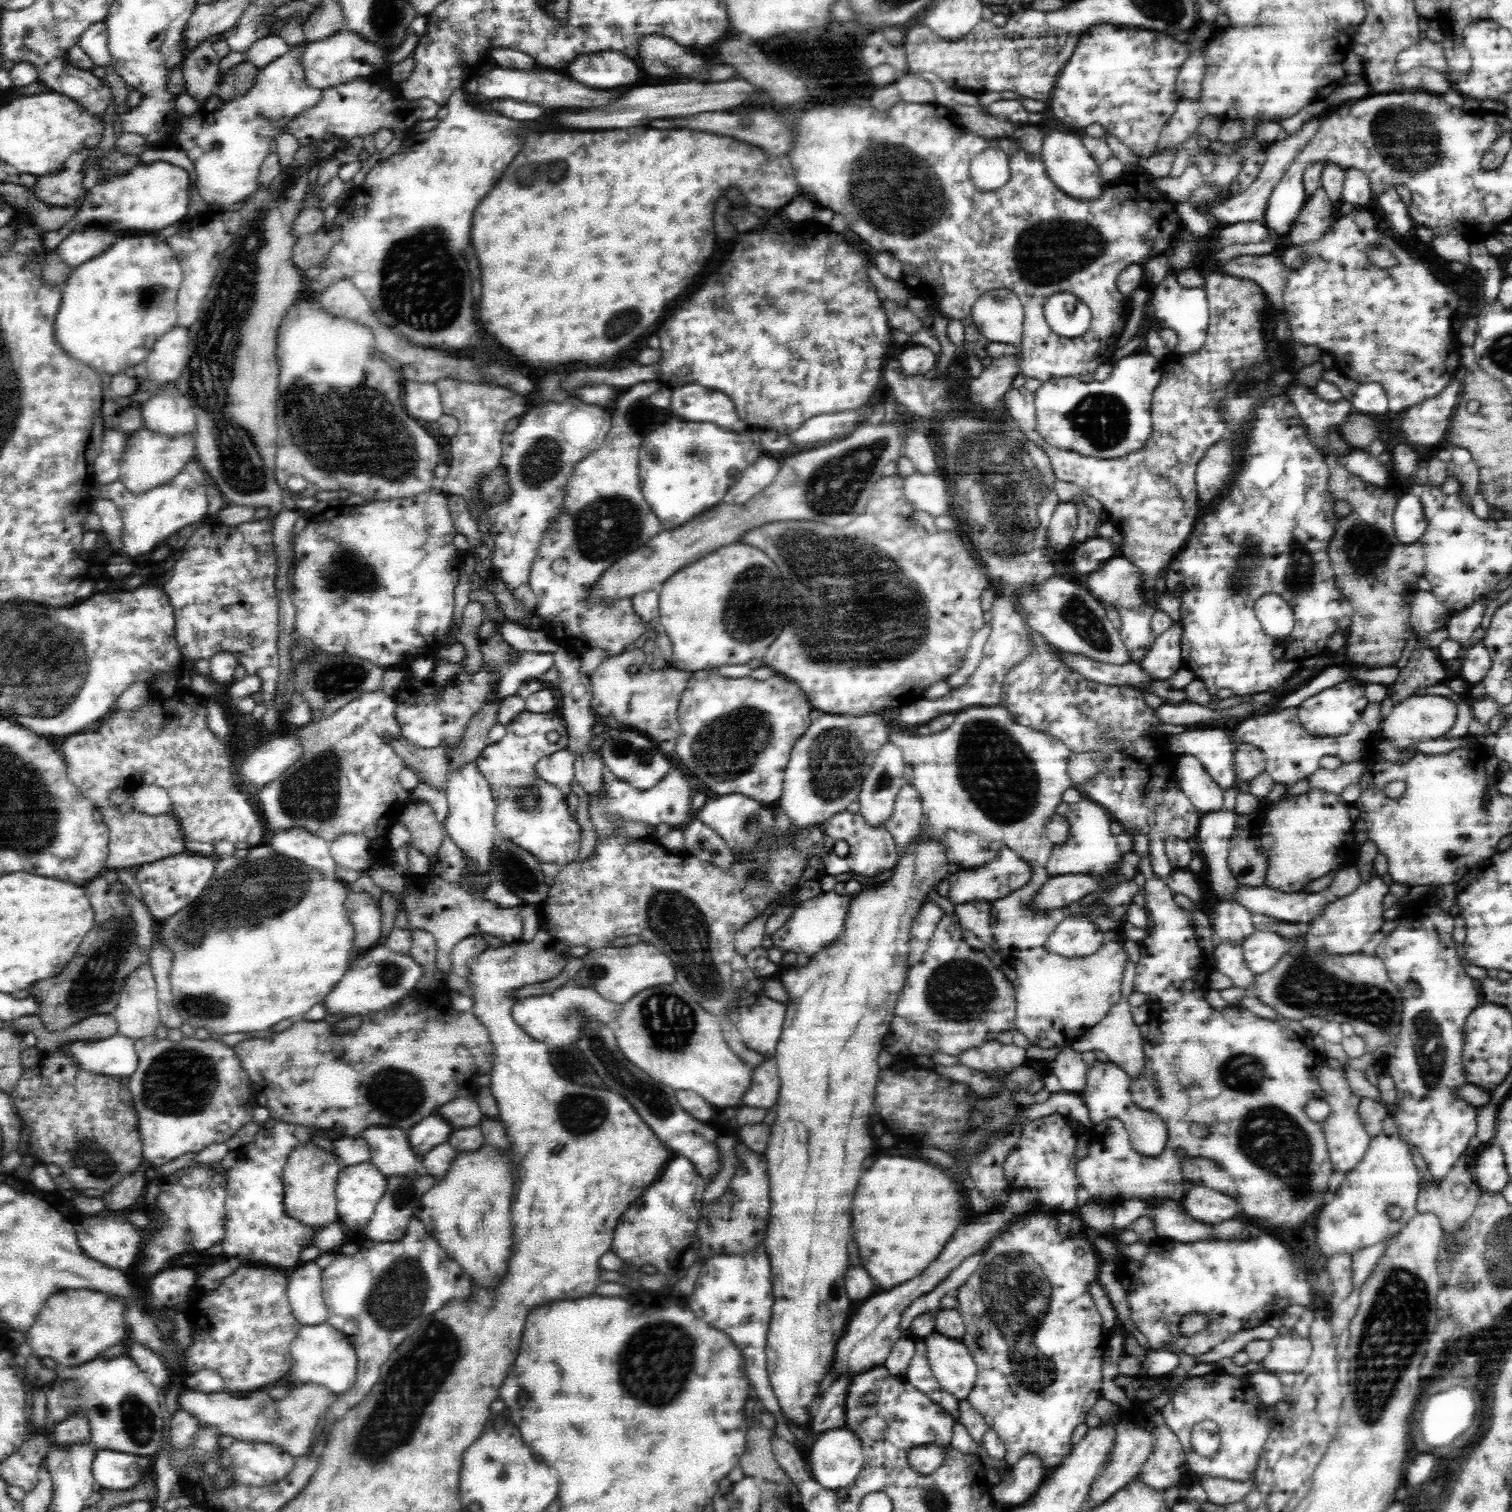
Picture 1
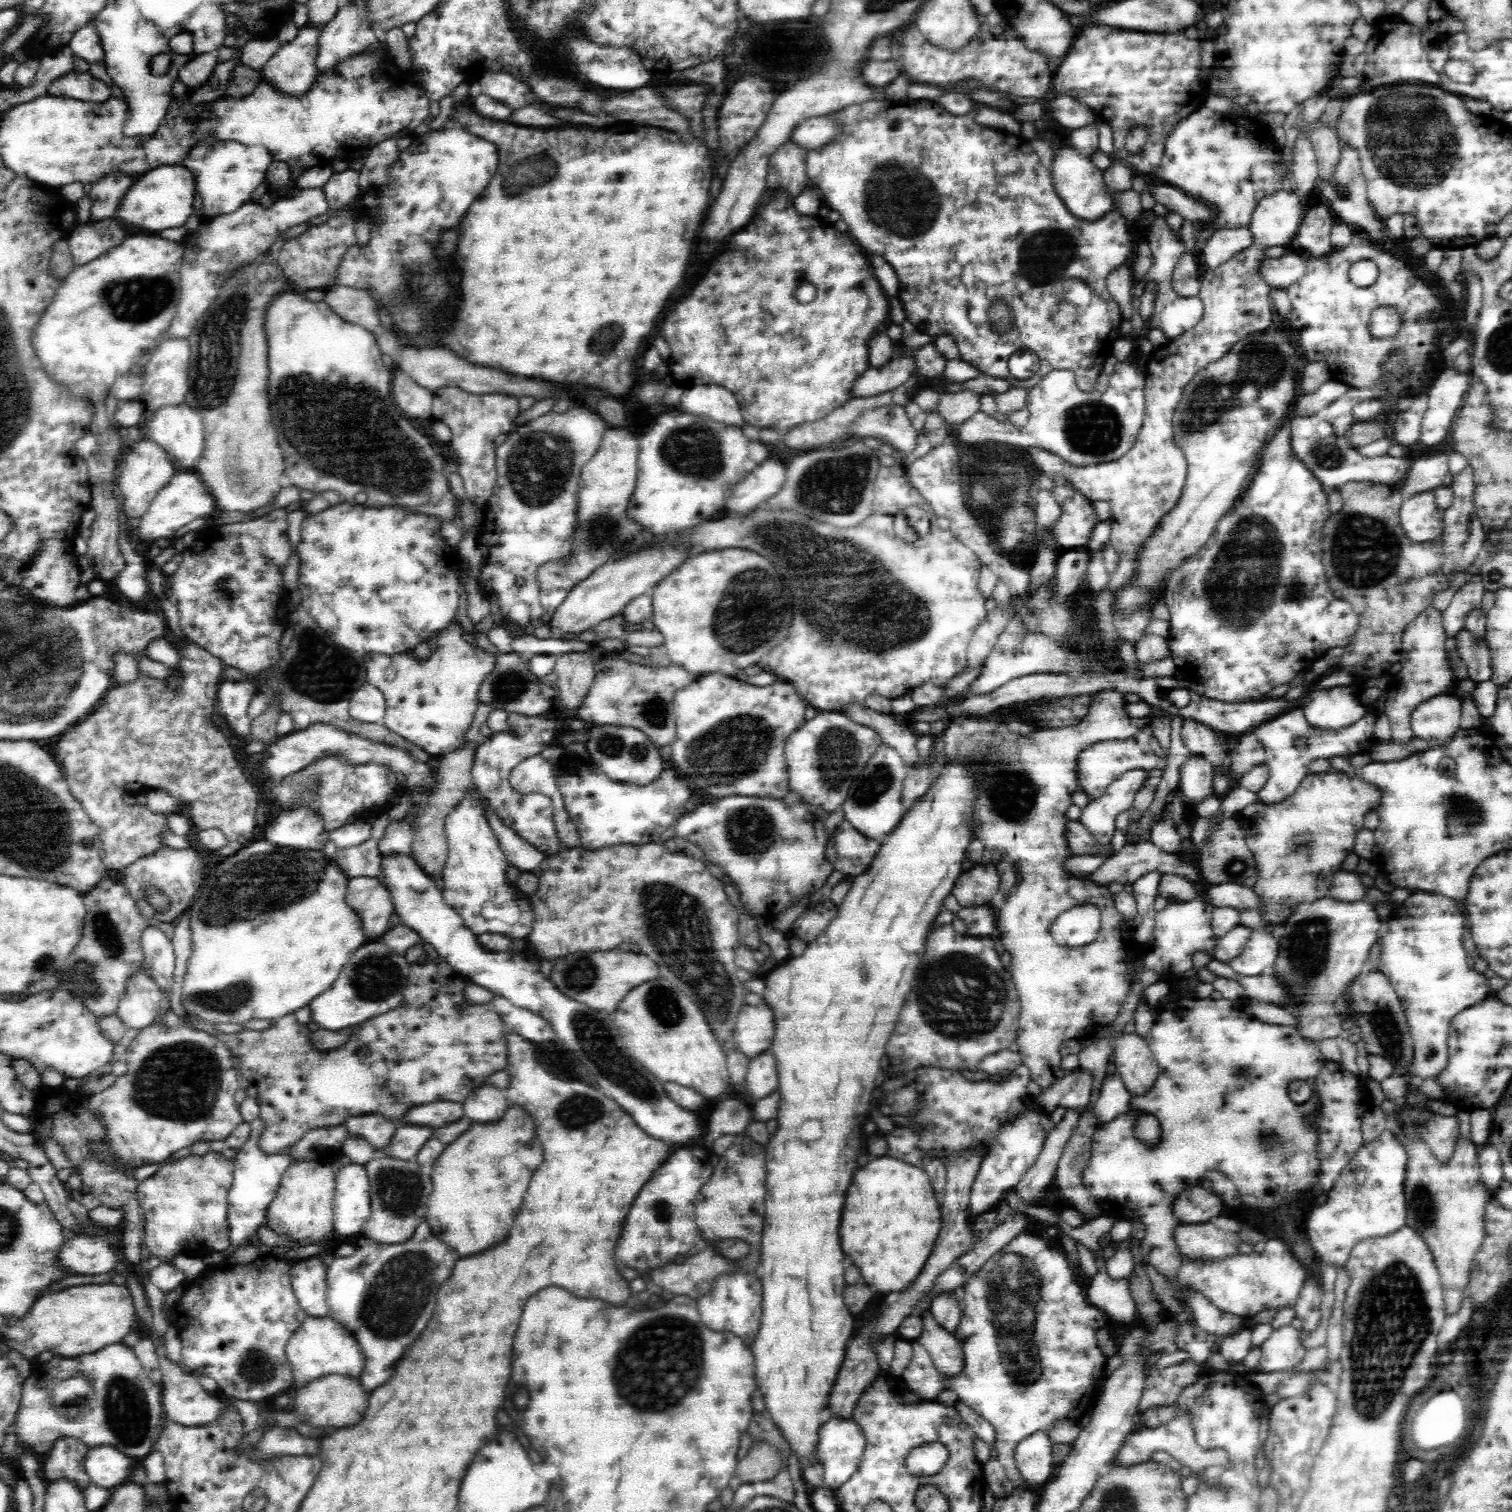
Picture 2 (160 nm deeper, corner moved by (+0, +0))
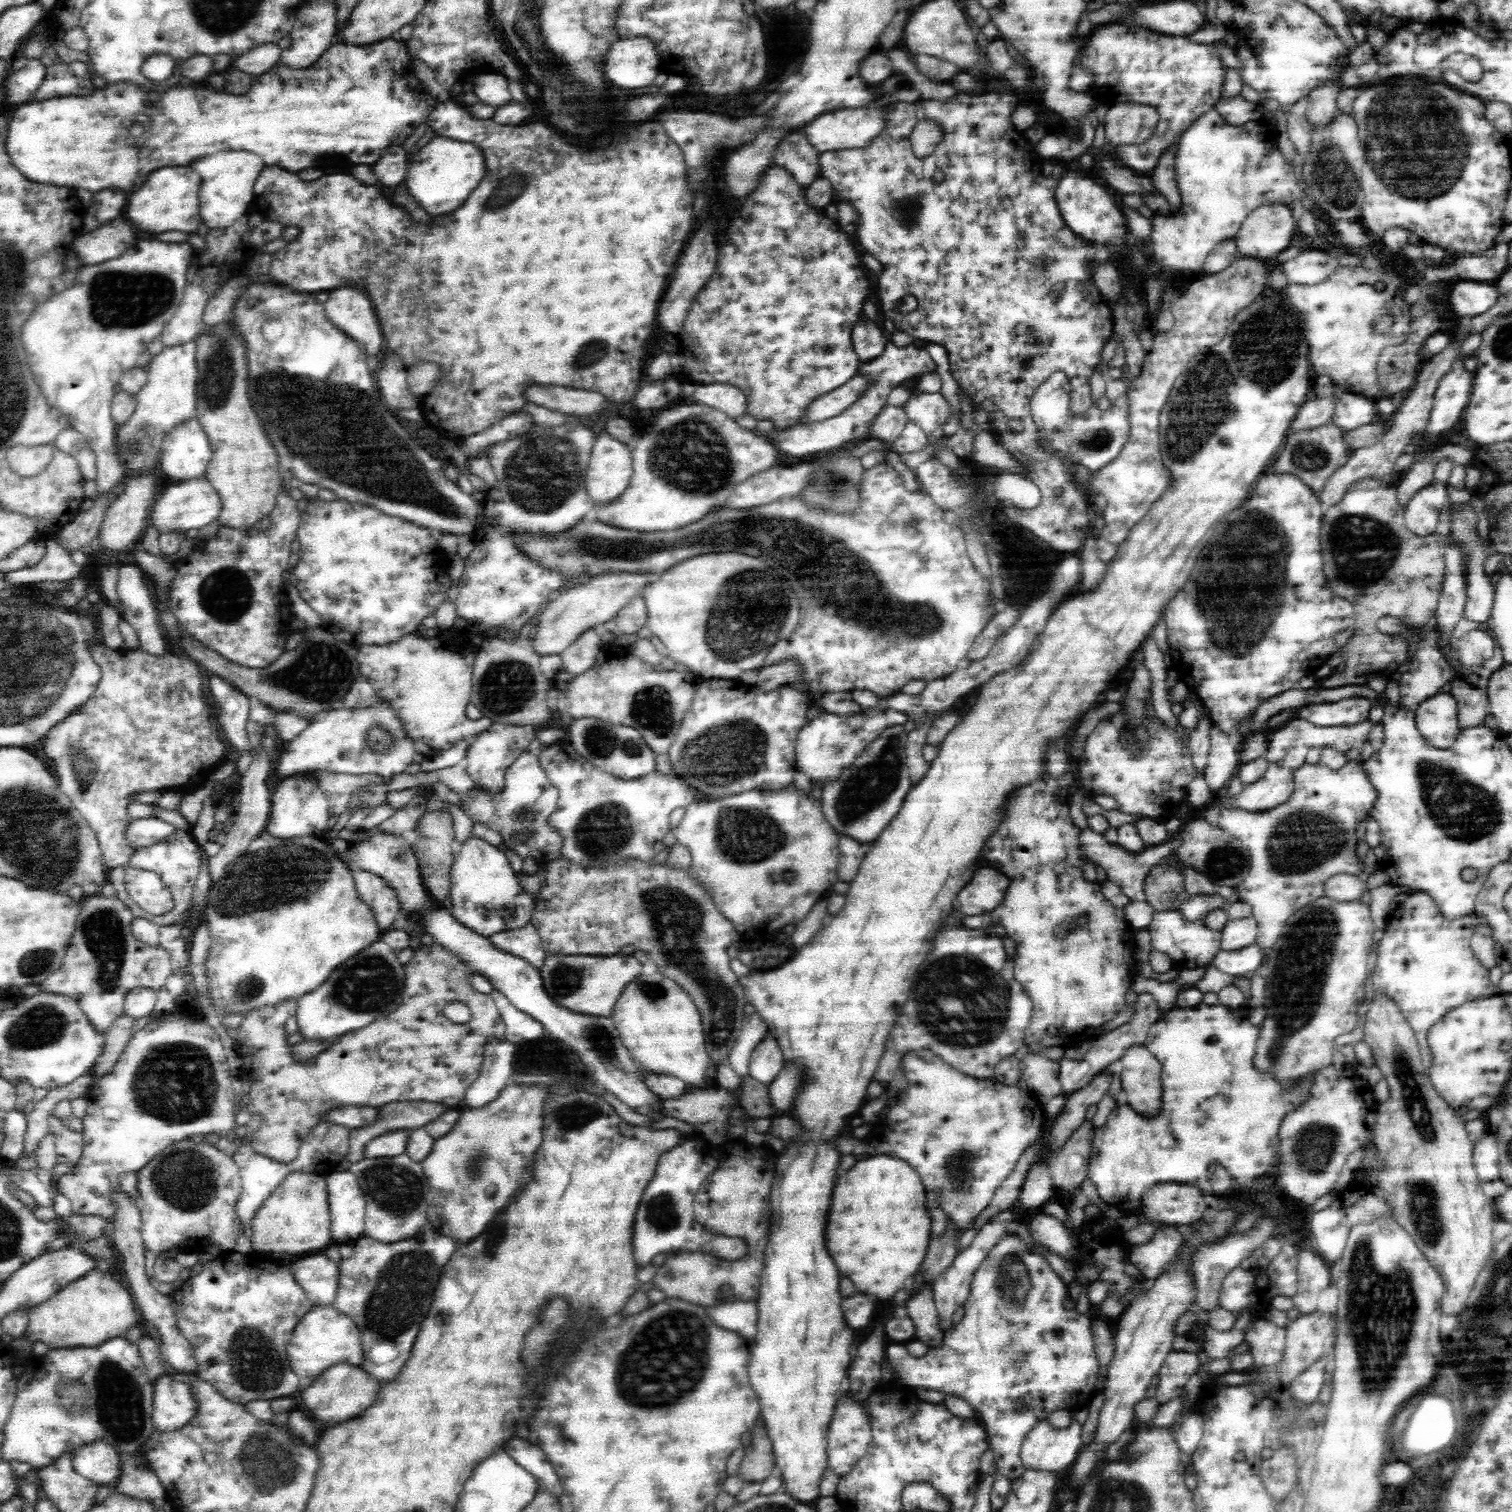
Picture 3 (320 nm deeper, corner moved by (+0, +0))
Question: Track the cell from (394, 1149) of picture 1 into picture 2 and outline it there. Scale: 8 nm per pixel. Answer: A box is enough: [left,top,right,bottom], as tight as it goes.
[342,1113,397,1150]

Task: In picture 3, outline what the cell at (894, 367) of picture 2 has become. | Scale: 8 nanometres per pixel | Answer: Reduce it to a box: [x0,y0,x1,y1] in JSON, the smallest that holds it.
[796,375,868,424]

